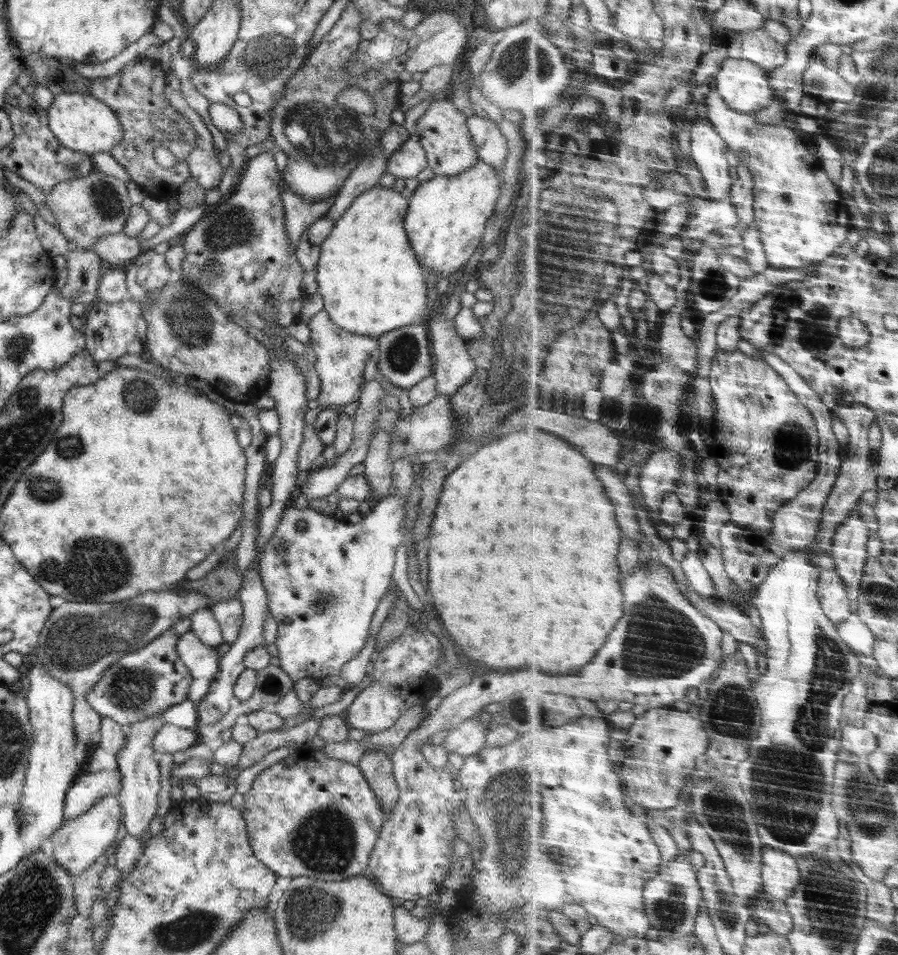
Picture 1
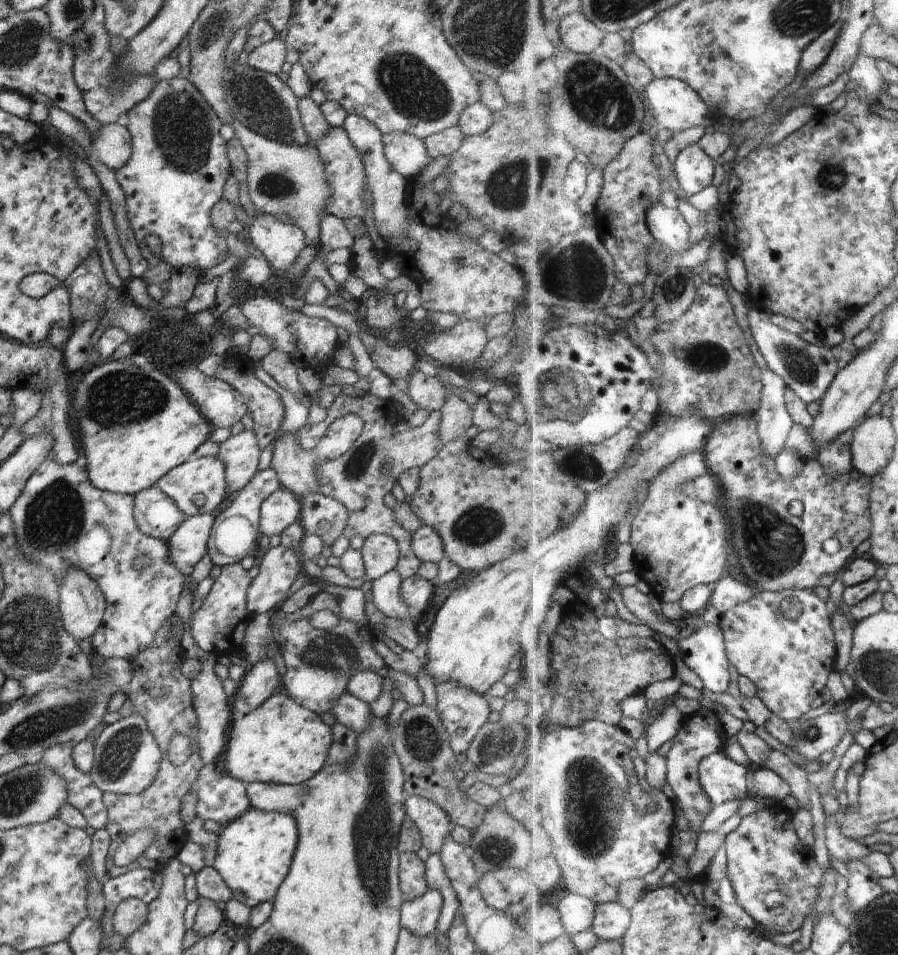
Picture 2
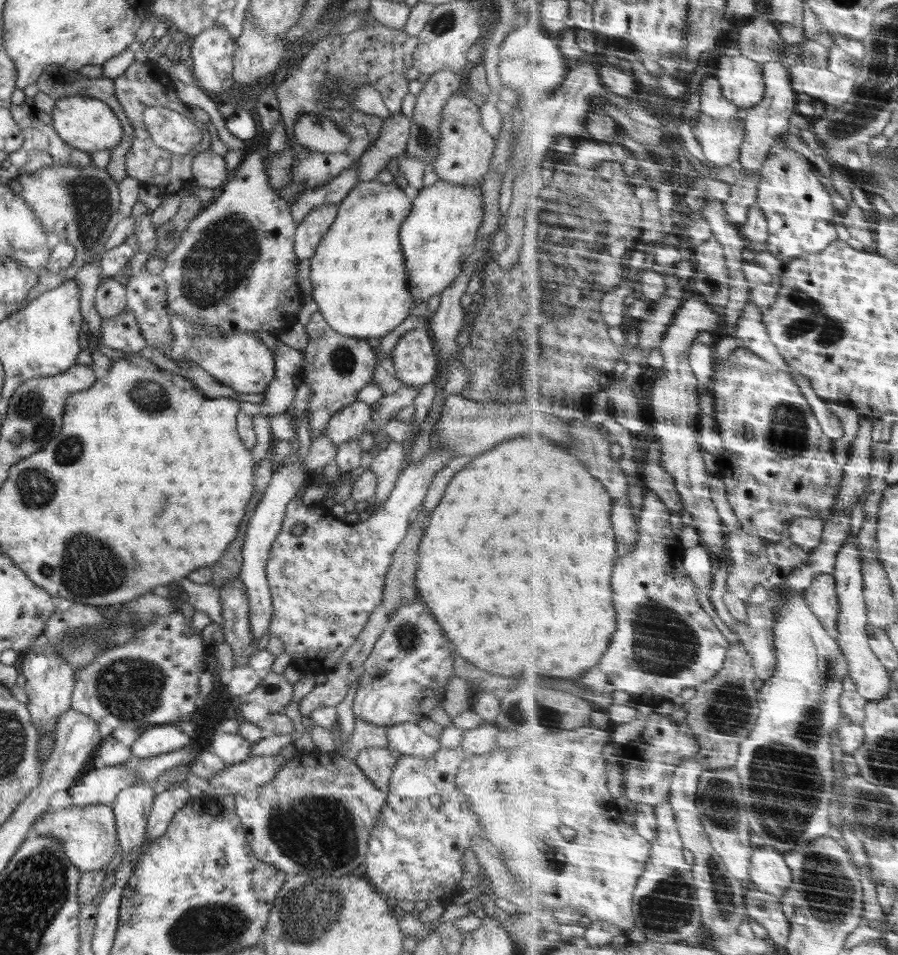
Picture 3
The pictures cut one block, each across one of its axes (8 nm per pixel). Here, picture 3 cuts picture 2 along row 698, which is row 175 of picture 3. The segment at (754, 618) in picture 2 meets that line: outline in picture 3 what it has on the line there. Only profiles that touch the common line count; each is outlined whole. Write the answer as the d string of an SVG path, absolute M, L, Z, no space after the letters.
M780 136L772 146L771 153L760 172L762 185L758 205L762 207L769 220L771 235L767 244L784 262L808 254L820 254L834 240L838 240L836 224L828 220L836 216L836 209L838 211L843 209L833 190L824 186L820 178L814 174L812 164L804 154L784 145Z

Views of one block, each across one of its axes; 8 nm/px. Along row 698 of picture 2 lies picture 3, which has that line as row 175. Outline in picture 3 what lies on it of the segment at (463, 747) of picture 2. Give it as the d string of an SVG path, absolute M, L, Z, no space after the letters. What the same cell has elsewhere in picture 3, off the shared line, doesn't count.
M458 91L446 101L440 118L438 154L432 163L432 171L442 181L460 187L470 187L485 179L495 158L497 147L494 140L480 126L479 106L466 93Z

